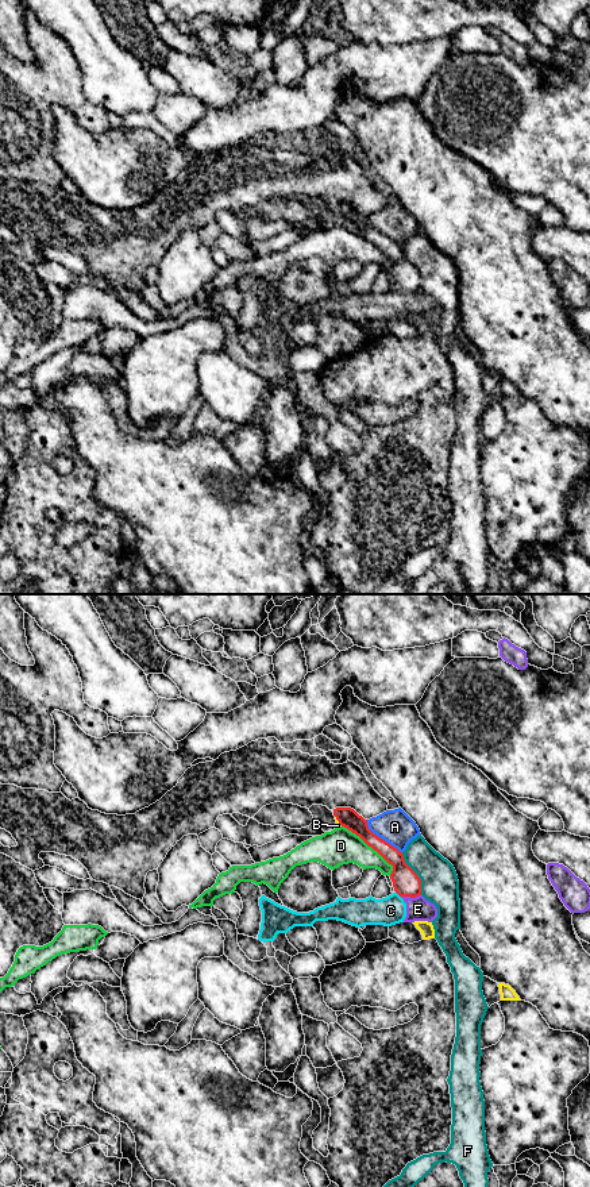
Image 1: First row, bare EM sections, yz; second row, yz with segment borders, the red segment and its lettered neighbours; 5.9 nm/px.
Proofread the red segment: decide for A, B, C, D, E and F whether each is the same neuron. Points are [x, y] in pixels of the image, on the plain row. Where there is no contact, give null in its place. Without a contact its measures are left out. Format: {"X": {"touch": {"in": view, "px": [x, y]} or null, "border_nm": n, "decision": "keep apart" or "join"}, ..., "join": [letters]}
{"A": {"touch": {"in": "yz", "px": [380, 232]}, "border_nm": 300, "decision": "keep apart"}, "B": {"touch": {"in": "yz", "px": [338, 215]}, "border_nm": 80, "decision": "keep apart"}, "C": {"touch": {"in": "yz", "px": [397, 288]}, "border_nm": 50, "decision": "keep apart"}, "D": {"touch": {"in": "yz", "px": [371, 242]}, "border_nm": 420, "decision": "keep apart"}, "E": {"touch": {"in": "yz", "px": [411, 292]}, "border_nm": 120, "decision": "keep apart"}, "F": {"touch": {"in": "yz", "px": [416, 269]}, "border_nm": 280, "decision": "keep apart"}, "join": []}

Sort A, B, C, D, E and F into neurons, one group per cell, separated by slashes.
A / B / C E / D / F

